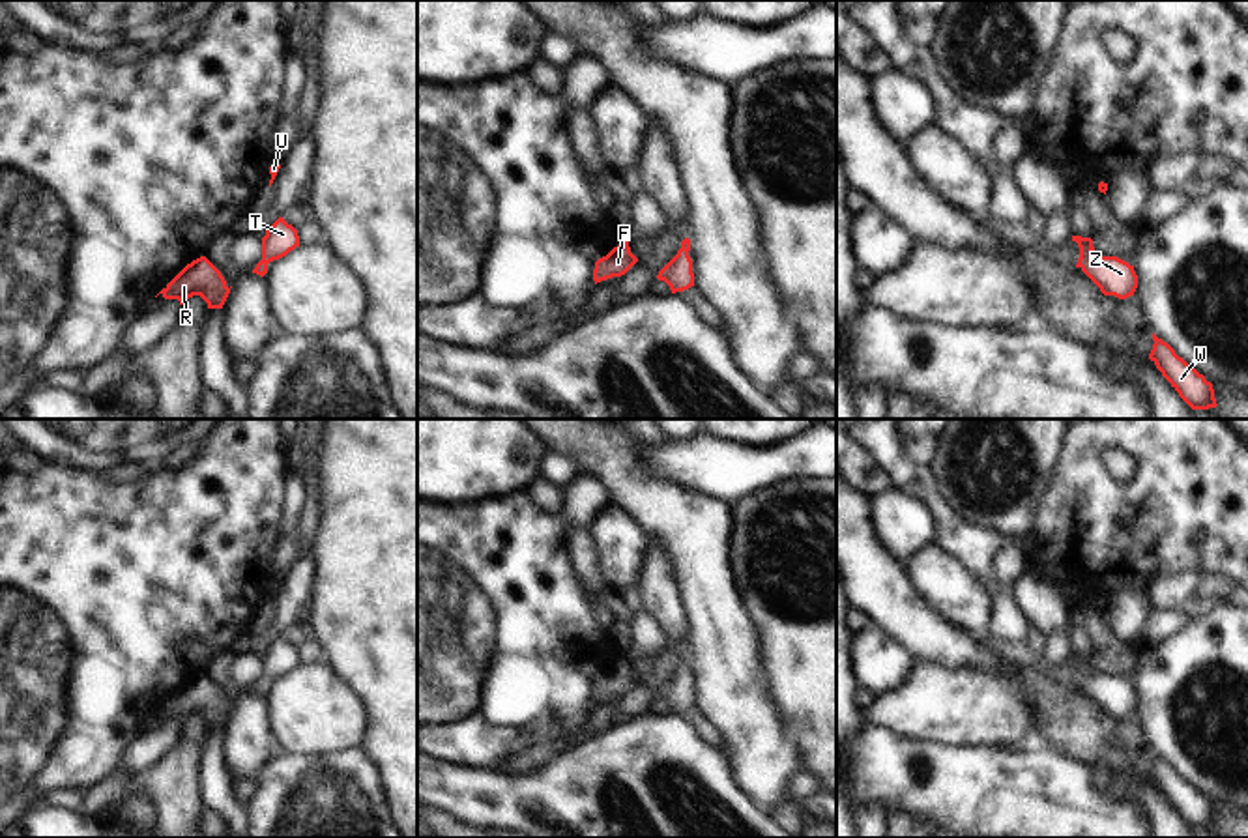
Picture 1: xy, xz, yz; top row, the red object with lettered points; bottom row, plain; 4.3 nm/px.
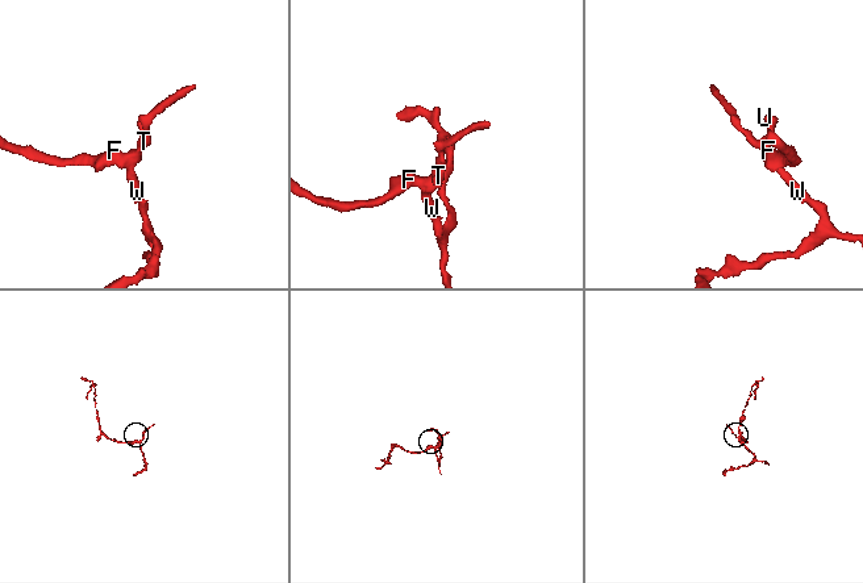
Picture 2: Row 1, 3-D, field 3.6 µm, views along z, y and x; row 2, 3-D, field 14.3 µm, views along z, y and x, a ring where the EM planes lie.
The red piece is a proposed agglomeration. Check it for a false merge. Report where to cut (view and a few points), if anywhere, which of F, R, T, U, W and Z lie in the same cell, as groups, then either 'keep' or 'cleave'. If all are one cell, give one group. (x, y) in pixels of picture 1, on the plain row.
cut none; groups F R T U W Z; keep

